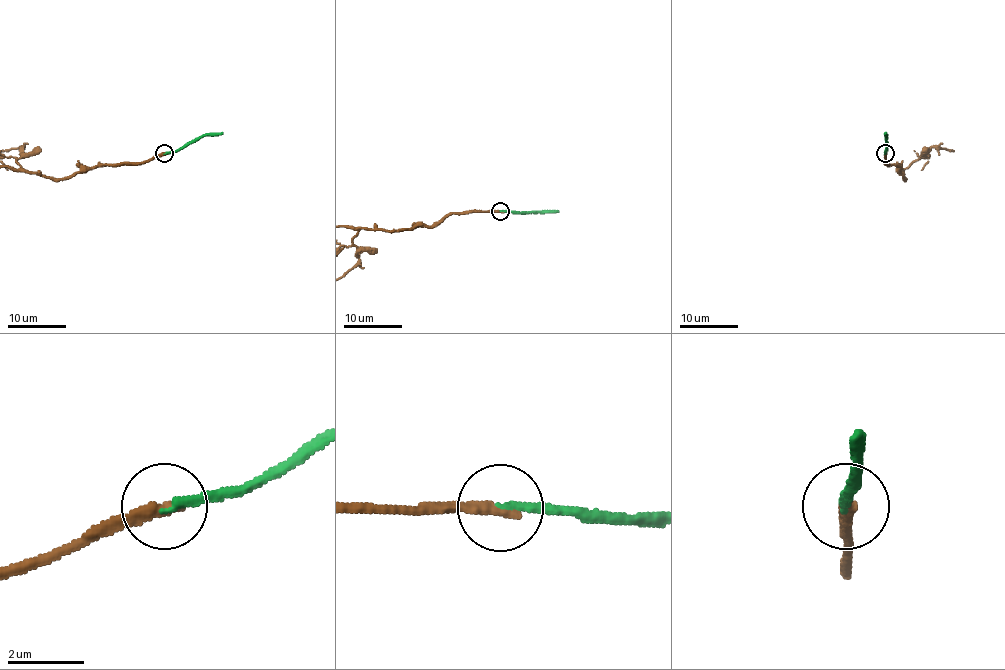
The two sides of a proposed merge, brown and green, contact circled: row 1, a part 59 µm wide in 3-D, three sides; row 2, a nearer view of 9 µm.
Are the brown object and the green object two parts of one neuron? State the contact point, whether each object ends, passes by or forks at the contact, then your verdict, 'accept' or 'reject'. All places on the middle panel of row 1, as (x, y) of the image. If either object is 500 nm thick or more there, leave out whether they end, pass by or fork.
place (500, 211); brown ends; green ends; accept

